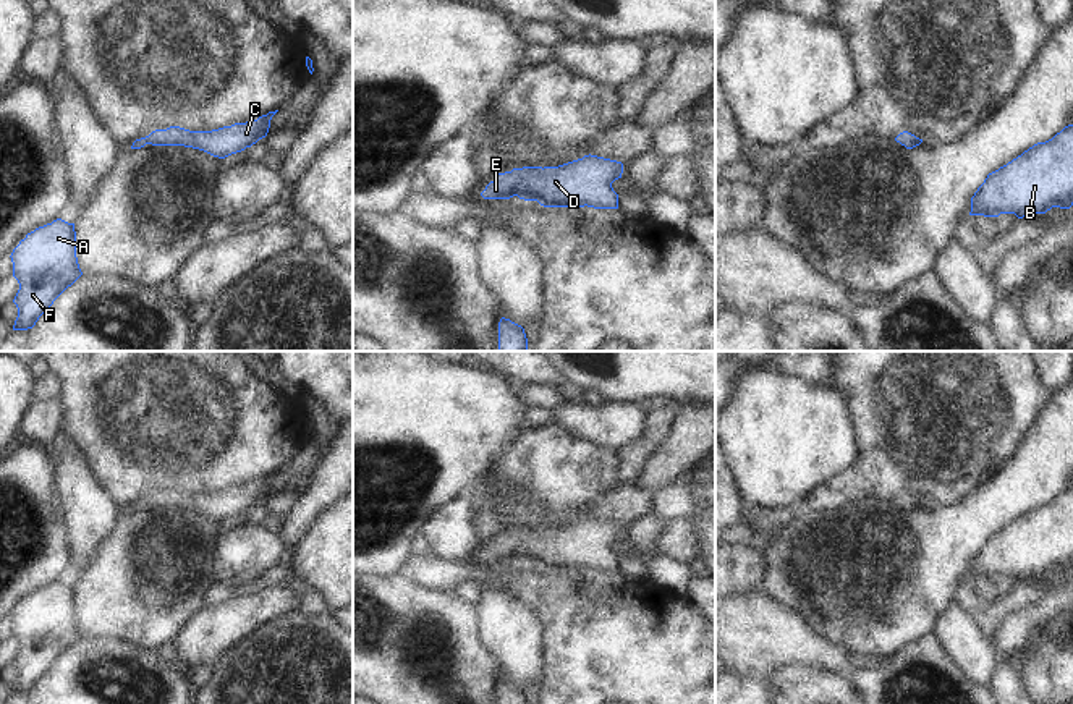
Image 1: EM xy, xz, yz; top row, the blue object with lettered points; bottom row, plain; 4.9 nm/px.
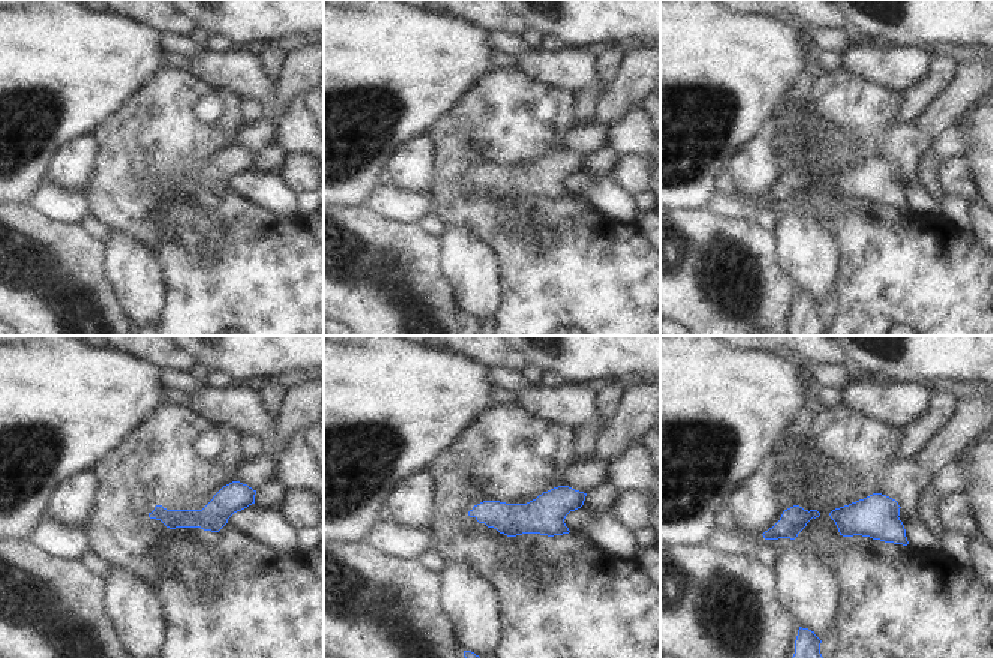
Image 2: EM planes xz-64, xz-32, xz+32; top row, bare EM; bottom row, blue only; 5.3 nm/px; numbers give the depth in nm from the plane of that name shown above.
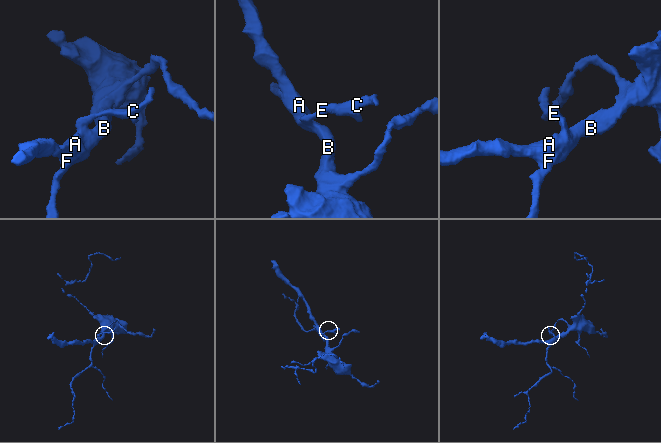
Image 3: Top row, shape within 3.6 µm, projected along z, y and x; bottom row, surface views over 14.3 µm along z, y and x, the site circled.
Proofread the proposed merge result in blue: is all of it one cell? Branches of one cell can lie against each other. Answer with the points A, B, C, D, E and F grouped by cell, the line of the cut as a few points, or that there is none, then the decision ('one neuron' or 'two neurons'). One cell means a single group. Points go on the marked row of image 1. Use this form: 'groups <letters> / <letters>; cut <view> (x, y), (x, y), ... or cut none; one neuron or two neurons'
groups A B C D E F; cut none; one neuron

